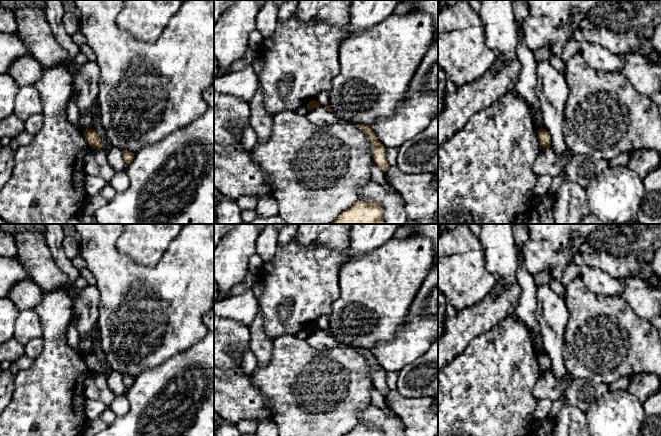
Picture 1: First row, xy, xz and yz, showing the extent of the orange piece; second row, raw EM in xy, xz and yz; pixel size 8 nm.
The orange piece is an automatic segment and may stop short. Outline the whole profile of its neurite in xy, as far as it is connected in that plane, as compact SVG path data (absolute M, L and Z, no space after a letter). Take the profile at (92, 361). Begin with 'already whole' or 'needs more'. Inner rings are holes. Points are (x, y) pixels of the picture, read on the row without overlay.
already whole; M93 353L84 354L84 360L89 369L92 371L92 373L100 374L102 372L103 367L95 354Z

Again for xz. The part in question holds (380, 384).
already whole; M356 348L355 350L362 354L371 365L371 369L374 372L374 387L382 394L382 396L386 397L390 392L390 389L386 382L385 373L380 365L377 364L371 350L365 348Z

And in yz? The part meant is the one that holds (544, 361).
already whole; M543 352L543 353L539 353L537 355L537 358L538 358L538 362L539 362L542 372L544 373L544 372L550 371L551 361L550 361L549 356Z

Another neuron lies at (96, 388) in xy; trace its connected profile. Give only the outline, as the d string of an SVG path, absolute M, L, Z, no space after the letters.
M92 373L92 375L87 379L84 388L84 395L86 399L98 400L109 406L115 395L110 390L106 378L97 373Z

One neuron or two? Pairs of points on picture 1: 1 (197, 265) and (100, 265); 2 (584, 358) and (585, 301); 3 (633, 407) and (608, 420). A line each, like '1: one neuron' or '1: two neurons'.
1: one neuron
2: one neuron
3: one neuron

